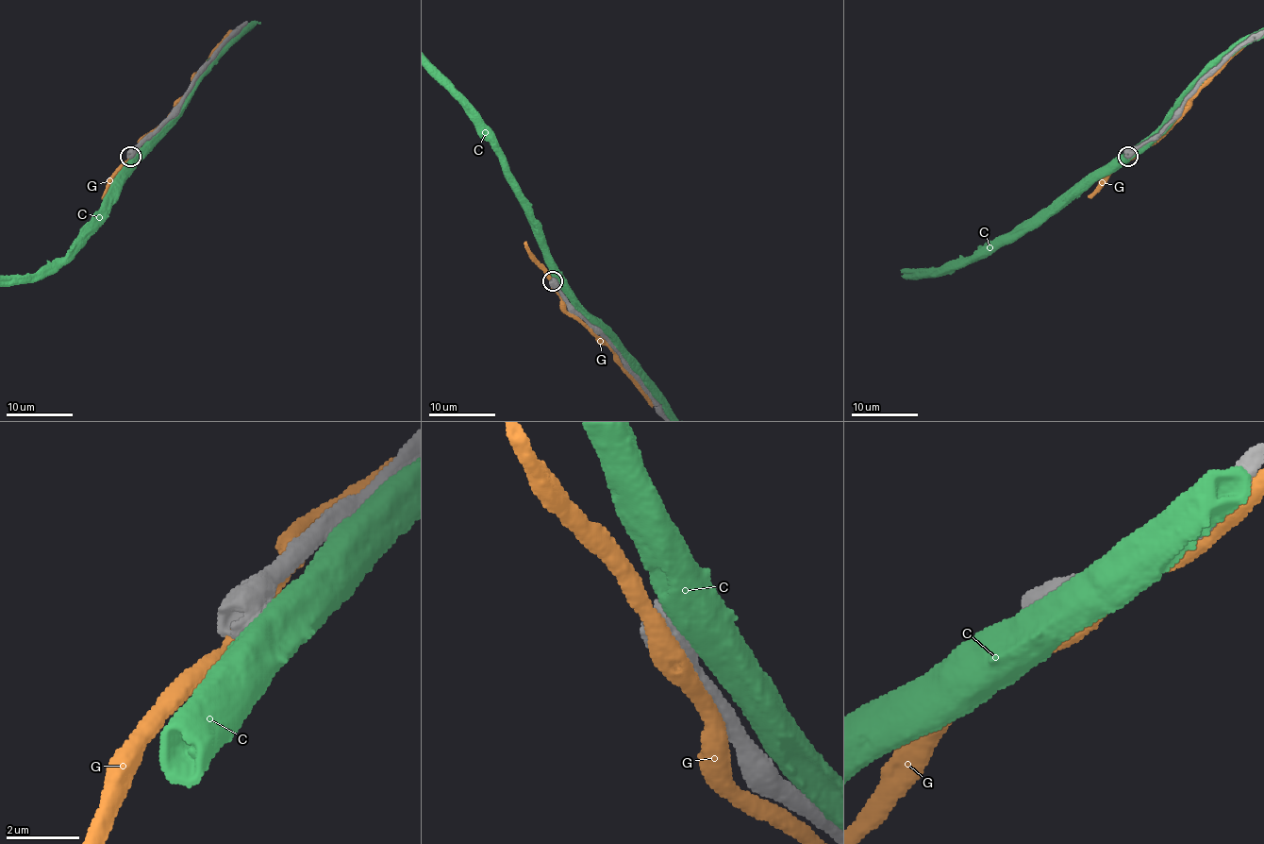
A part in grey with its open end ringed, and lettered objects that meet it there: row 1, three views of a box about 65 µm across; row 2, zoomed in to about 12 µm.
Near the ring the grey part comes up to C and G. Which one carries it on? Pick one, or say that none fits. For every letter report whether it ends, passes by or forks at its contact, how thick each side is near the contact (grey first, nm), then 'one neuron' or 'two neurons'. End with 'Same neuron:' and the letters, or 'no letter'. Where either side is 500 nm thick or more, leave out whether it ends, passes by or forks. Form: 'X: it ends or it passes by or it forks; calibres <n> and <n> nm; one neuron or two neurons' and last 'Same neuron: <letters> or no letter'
C: calibres 1000 and 750 nm; two neurons
G: calibres 550 and 500 nm; two neurons
Same neuron: no letter

